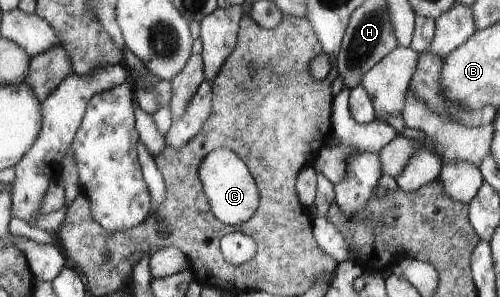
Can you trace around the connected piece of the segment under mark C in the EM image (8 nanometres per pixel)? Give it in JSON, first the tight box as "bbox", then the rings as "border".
{"bbox":[197,146,260,225],"border":[[[219,146],[211,150],[197,168],[199,181],[210,202],[213,214],[217,220],[226,225],[240,225],[247,222],[257,210],[260,196],[254,178],[247,165],[230,147]]]}

